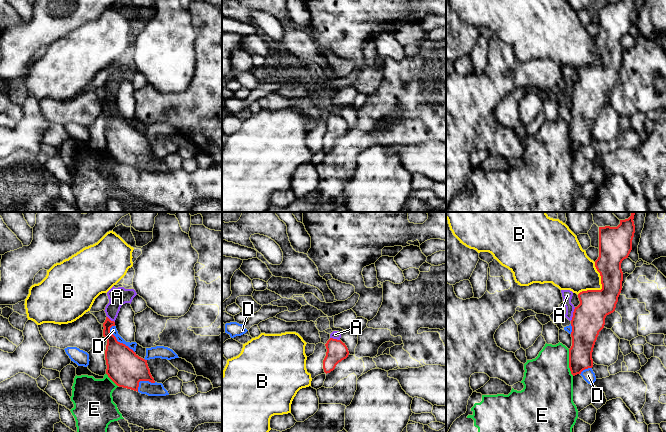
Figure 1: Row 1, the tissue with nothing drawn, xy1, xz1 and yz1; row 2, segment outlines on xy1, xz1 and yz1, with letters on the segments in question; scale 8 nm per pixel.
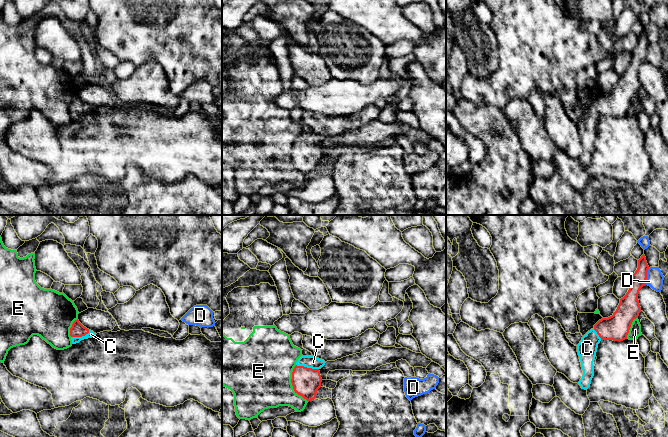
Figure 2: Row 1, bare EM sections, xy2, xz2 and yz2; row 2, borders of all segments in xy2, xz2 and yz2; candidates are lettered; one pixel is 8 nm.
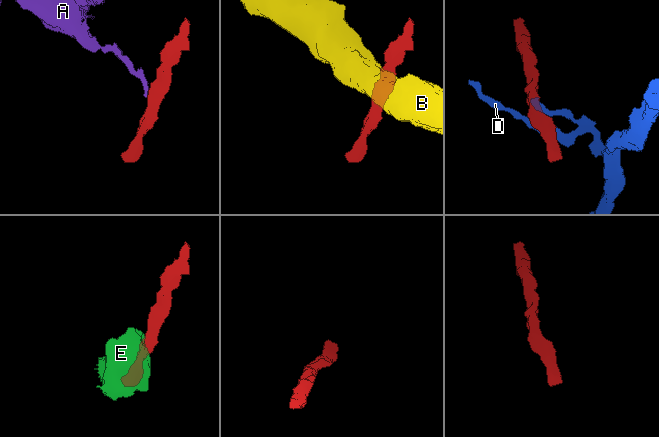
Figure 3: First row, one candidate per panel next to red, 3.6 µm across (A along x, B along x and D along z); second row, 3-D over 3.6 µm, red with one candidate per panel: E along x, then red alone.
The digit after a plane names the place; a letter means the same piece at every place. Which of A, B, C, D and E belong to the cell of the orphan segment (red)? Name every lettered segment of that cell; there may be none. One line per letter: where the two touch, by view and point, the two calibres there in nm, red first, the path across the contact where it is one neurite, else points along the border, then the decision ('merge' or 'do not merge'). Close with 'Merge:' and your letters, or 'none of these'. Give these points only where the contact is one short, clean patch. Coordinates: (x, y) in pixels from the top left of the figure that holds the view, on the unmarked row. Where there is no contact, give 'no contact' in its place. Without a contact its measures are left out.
A: yz1 (573, 90) | 260/80 nm | along yz1 (575, 83), (570, 96) | do not merge
B: yz1 (602, 63) | 240/300 nm | along yz1 (595, 38), (601, 64), (582, 66), (577, 70) | do not merge
C: xz2 (306, 143) | 220/100 nm | across xz2 (306, 157), (306, 143), (313, 138) | merge
D: xy1 (117, 117) | 280/60 nm | do not merge
E: xz2 (292, 161) | 220/460 nm | do not merge
Merge: C

